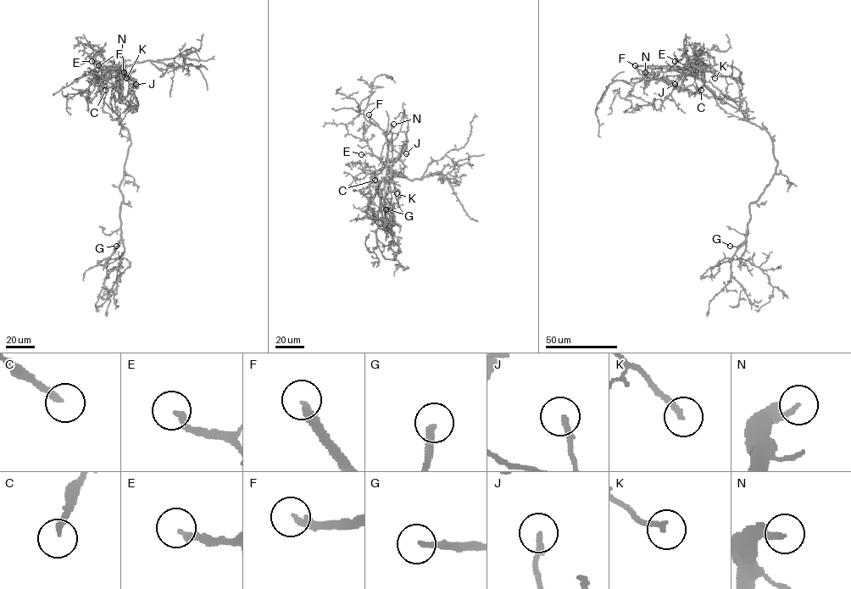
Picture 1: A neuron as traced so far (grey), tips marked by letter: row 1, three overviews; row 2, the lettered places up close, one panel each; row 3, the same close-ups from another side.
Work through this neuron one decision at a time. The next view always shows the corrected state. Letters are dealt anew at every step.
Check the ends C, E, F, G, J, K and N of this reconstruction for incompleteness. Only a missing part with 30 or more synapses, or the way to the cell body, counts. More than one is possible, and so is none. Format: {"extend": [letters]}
{"extend": ["E", "G", "K"]}

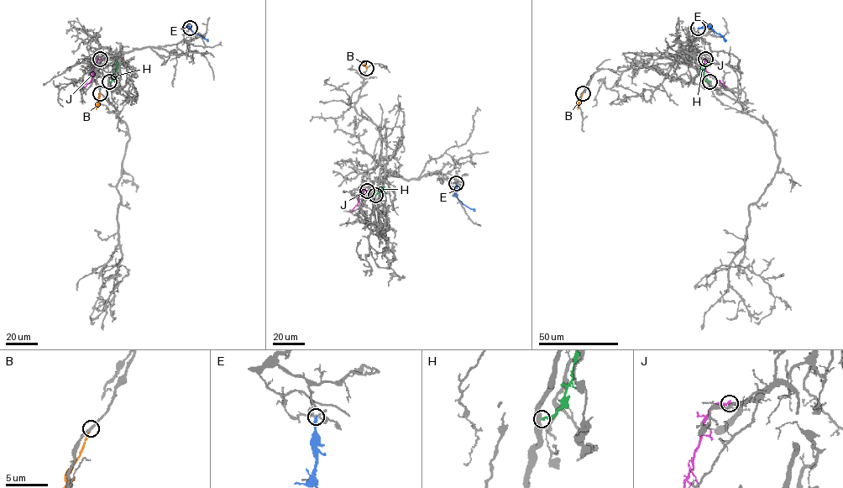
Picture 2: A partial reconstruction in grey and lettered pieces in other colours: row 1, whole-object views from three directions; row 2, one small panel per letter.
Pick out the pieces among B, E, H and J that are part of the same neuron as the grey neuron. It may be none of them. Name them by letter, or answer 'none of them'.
J

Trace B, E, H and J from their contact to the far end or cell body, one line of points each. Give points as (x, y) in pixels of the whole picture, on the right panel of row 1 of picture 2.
B: (583, 93), (578, 109)
E: (699, 28), (709, 26), (725, 40)
H: (709, 81), (705, 80), (703, 72), (704, 65), (709, 61)
J: (705, 59), (705, 69), (726, 87)

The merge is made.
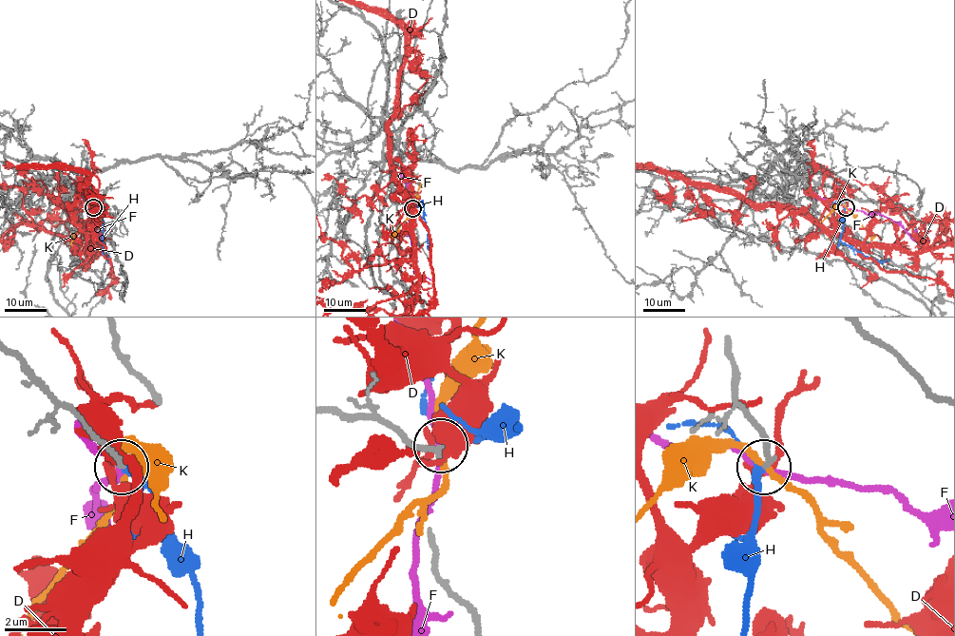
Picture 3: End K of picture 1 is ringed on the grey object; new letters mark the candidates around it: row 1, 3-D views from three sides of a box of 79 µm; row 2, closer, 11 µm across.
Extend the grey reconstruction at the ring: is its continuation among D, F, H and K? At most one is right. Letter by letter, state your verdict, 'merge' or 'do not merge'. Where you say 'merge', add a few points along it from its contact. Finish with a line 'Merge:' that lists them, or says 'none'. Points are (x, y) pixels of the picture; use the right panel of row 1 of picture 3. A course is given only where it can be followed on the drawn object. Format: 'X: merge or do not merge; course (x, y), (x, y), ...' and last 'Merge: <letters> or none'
D: do not merge
F: do not merge
H: merge; course (846, 207), (840, 240), (868, 257), (889, 261)
K: do not merge
Merge: H

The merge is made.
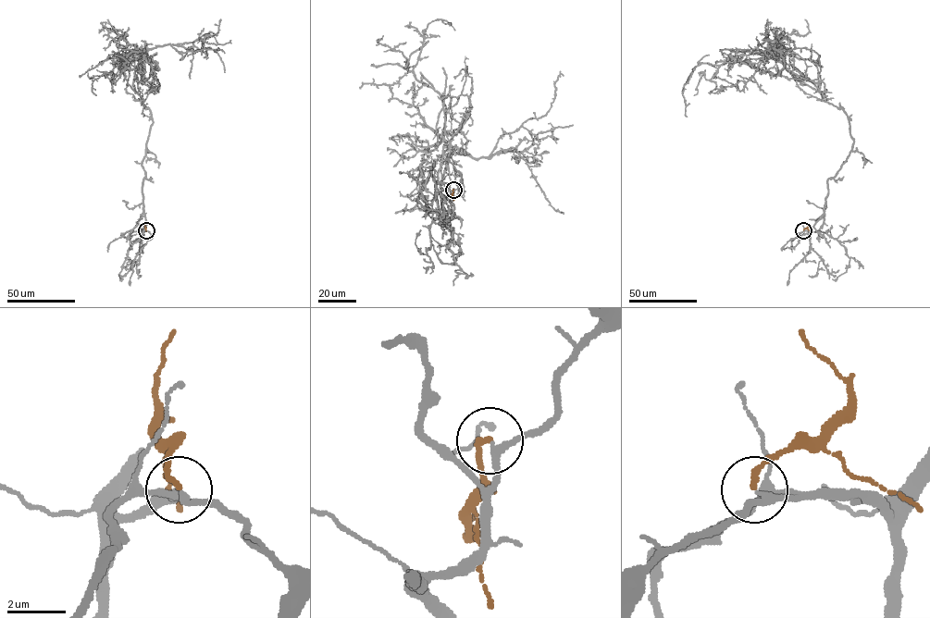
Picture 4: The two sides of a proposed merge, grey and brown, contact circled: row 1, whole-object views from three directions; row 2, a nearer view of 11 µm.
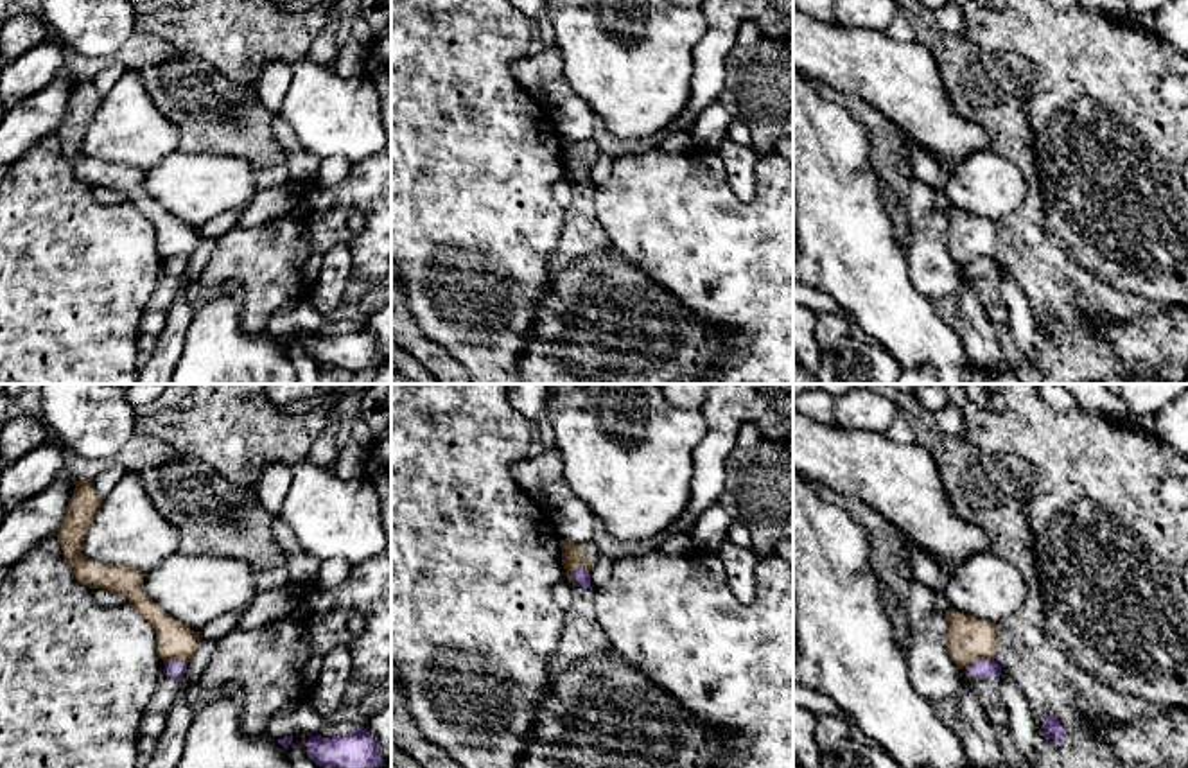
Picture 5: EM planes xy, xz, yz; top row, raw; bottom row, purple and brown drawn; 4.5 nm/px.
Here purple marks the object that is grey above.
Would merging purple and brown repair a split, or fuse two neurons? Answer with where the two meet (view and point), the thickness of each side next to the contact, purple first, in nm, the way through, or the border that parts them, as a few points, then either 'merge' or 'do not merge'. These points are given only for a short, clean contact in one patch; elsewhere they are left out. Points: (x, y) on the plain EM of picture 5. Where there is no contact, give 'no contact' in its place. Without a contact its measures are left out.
contact xz (575, 169); calibres 80 and 110 nm; border xz (585, 167), (575, 167), (573, 182); do not merge

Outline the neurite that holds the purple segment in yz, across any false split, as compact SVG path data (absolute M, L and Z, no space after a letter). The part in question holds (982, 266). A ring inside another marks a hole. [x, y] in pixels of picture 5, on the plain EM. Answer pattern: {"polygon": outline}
{"polygon": "M992 257L992 258L976 258L974 262L971 262L967 266L969 273L973 276L998 276L1000 278L1000 273L1001 273L1001 264Z"}

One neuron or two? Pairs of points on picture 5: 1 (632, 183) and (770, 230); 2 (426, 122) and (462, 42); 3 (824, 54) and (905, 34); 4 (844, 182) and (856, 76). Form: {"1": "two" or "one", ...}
{"1": "one", "2": "one", "3": "two", "4": "two"}

